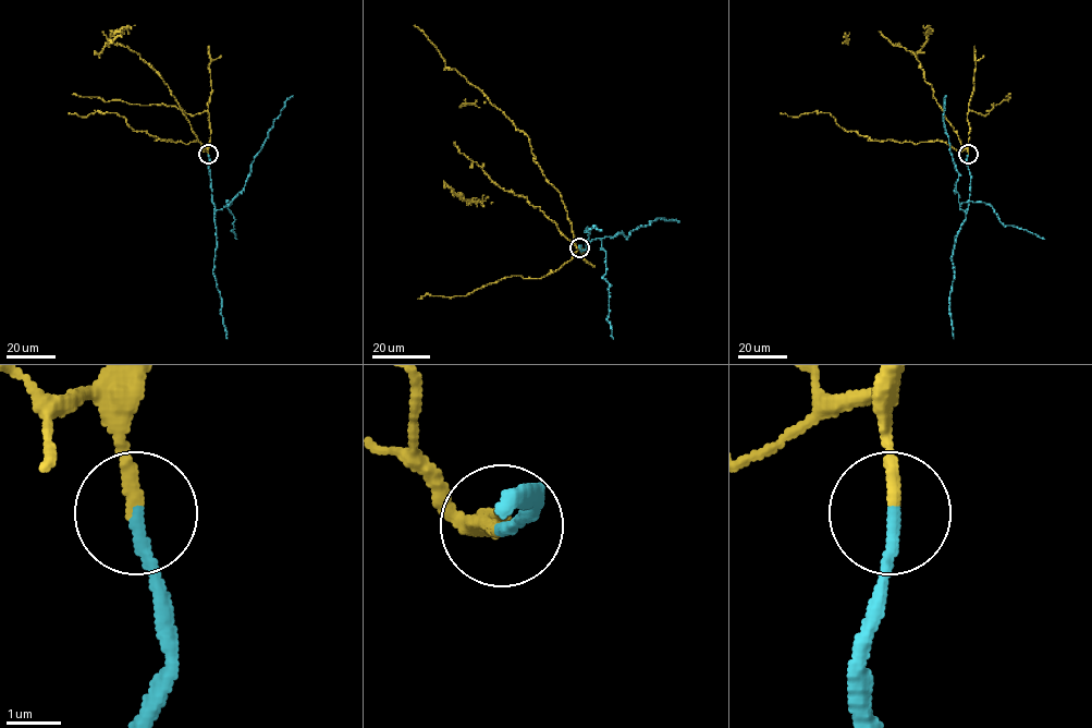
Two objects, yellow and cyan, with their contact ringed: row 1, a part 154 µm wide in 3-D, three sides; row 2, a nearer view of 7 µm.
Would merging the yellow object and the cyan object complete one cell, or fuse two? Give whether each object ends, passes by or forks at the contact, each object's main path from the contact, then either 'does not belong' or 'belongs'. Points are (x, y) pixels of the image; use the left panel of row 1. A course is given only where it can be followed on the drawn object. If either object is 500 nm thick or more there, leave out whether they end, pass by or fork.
yellow ends; cyan ends; course yellow (208, 154), (198, 140), (186, 144), (134, 131), (115, 112), (96, 111), (78, 117), (68, 112); course cyan (208, 154), (216, 211), (227, 206), (243, 190), (252, 164), (273, 121), (284, 101), (293, 96); belongs

